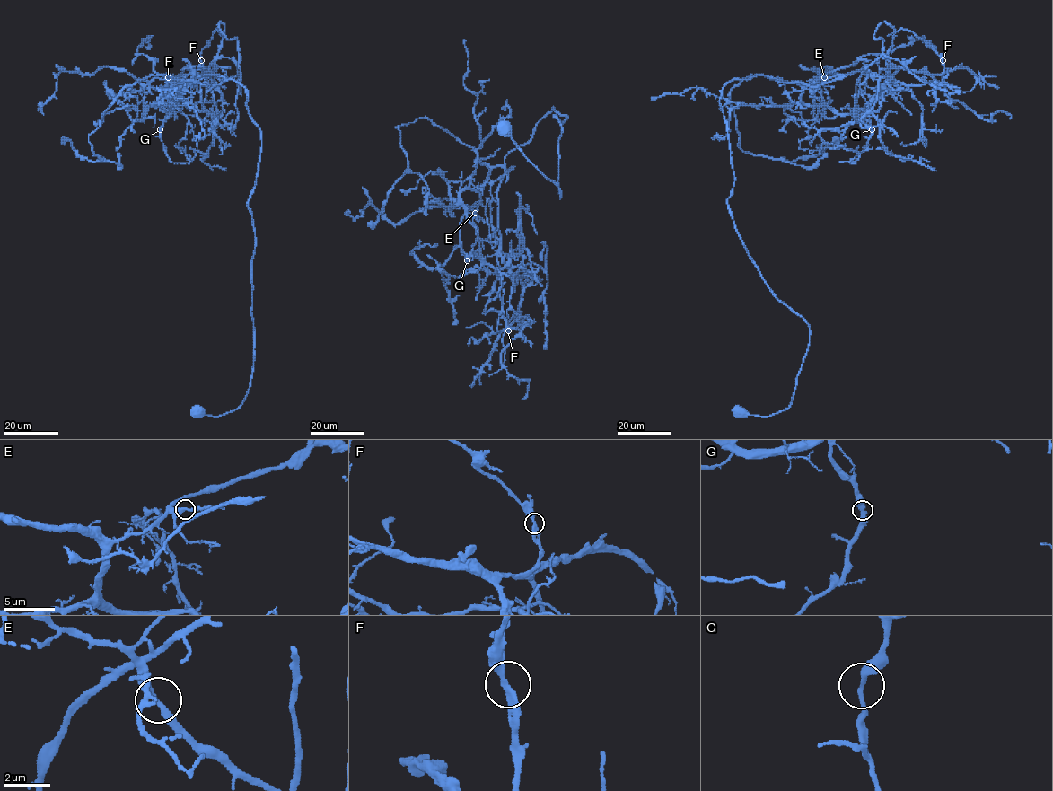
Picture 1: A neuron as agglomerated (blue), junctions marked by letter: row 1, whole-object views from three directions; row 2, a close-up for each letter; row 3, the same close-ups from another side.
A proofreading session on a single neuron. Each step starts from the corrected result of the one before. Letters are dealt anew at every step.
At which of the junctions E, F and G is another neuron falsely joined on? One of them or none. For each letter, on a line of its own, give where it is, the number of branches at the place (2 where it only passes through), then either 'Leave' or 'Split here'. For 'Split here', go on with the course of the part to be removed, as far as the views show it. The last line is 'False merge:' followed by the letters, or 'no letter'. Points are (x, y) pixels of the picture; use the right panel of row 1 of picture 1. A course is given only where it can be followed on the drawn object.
E: Place: (824, 77). Branches: 2. Split here. Course of the part to remove: (824, 77), (884, 76), (894, 29), (878, 27), (881, 55), (856, 85), (854, 117), (873, 127)
F: Place: (943, 60). Branches: 2. Leave
G: Place: (872, 129). Branches: 2. Leave
False merge: E

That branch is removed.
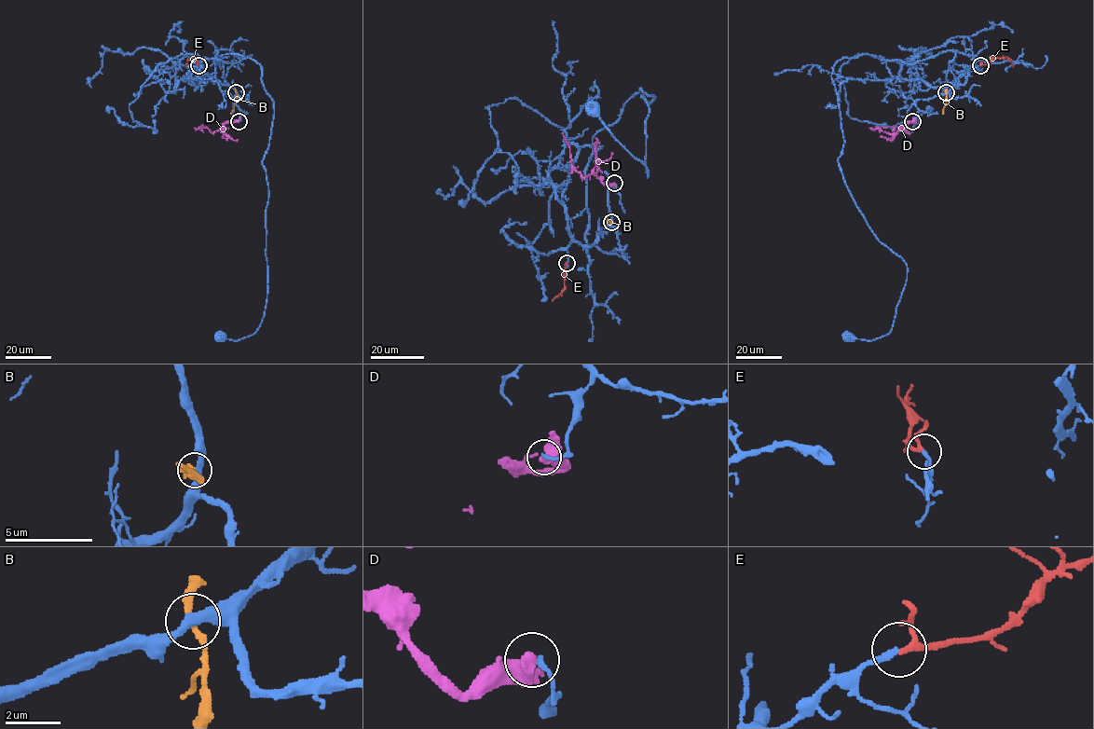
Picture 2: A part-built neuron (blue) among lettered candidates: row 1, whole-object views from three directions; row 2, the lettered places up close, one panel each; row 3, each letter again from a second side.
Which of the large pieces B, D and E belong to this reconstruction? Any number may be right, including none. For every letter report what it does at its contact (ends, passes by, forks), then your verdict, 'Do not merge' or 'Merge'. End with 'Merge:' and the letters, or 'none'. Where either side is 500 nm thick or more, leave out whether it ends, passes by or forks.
B: It passes by. Do not merge
D: It passes by. Do not merge
E: It passes by. Merge
Merge: E

